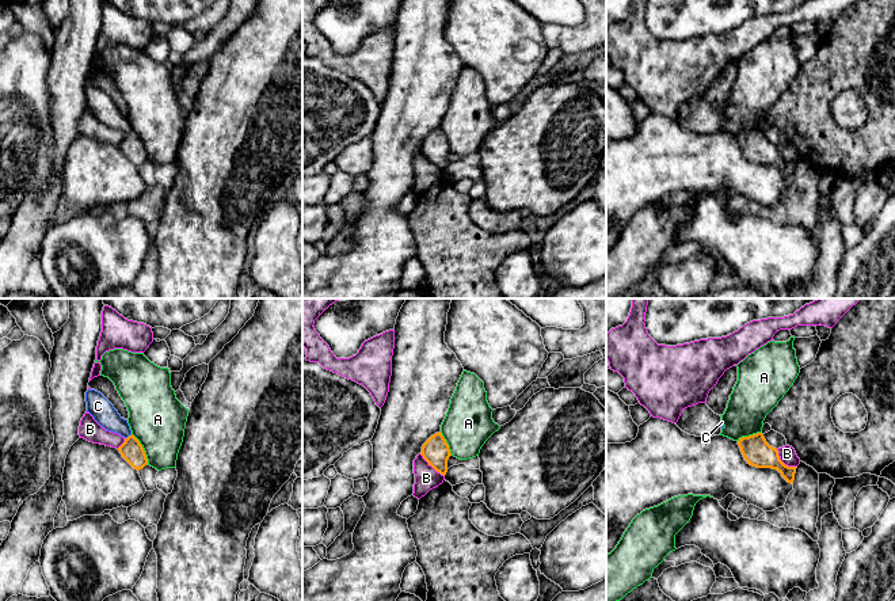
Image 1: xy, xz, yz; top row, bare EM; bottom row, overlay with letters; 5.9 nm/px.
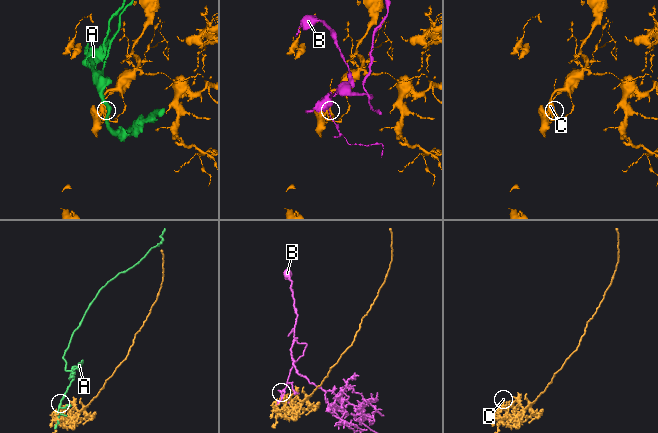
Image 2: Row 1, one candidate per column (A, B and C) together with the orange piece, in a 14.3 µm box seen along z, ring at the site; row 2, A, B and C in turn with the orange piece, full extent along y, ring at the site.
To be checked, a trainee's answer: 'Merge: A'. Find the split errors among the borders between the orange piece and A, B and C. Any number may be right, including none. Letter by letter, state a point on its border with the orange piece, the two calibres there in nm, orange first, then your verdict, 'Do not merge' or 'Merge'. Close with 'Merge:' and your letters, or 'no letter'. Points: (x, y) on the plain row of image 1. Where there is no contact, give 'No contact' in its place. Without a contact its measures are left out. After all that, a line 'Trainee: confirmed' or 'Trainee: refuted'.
A: Touches orange at xy (143, 144). Thickness 140 nm (orange) against 340 nm. Do not merge
B: Touches orange at xz (431, 162). Thickness 160 nm (orange) against 140 nm. Do not merge
C: Touches orange at xy (129, 132). Thickness 140 nm (orange) against 140 nm. Merge
Merge: C
Trainee: refuted

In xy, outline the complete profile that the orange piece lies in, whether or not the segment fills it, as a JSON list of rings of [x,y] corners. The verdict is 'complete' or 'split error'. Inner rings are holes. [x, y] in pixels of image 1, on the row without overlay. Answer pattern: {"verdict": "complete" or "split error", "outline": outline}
{"verdict": "split error", "outline": [[[98,87],[85,88],[87,109],[106,126],[118,129],[125,138],[118,144],[122,153],[137,167],[148,160],[145,147],[140,137],[132,130],[130,122],[114,102]]]}

